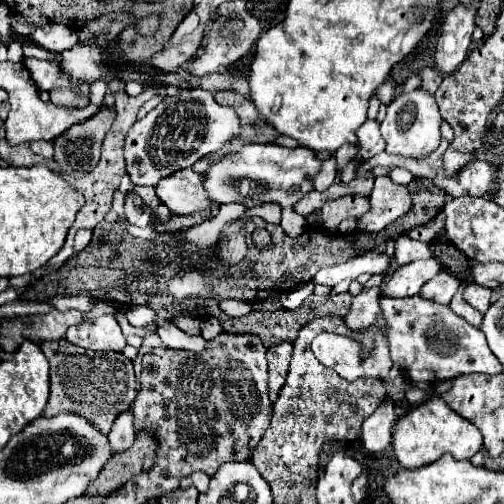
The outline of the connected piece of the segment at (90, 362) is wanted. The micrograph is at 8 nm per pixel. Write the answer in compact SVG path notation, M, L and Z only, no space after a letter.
M68 340L42 342L44 356L50 362L50 398L42 412L44 418L52 418L62 412L74 412L86 418L96 430L108 434L116 416L128 410L138 394L132 362L120 352L90 352L70 344Z

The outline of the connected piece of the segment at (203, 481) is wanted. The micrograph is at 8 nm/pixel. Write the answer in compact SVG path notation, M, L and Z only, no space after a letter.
M194 472L194 474L186 476L186 478L180 482L180 486L182 486L182 488L194 486L198 492L204 492L204 490L208 490L208 482L210 482L210 476L208 476L208 474L204 474L204 472Z

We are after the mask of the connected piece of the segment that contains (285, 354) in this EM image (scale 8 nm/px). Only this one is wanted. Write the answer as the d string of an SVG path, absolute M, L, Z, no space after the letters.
M282 342L280 346L272 346L268 350L268 396L270 402L278 398L278 392L286 380L288 364L292 356L292 344Z

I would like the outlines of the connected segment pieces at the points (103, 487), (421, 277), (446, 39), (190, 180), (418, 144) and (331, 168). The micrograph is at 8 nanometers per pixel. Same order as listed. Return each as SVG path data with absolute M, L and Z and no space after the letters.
M142 432L136 436L136 442L124 454L114 456L104 464L100 476L92 480L84 492L84 496L104 496L122 488L132 476L148 470L152 466L152 456L156 450L156 440L152 434Z
M436 258L428 260L414 260L410 264L398 266L388 280L382 282L380 286L380 296L386 298L404 298L404 296L414 296L420 292L424 282L434 278L436 272L440 272L442 266L436 262Z
M458 4L448 16L444 18L442 34L436 44L434 54L434 68L442 74L452 74L468 56L470 50L470 36L476 28L474 24L476 4L462 6Z
M192 168L180 170L160 180L156 186L156 196L174 216L194 214L196 210L210 206L210 200L206 198L202 186L202 174L196 174Z
M414 90L410 94L402 94L394 98L392 104L388 104L386 118L380 126L382 138L386 142L386 152L396 156L426 158L440 144L440 124L442 124L442 116L438 112L436 100L426 90Z
M330 158L330 160L326 160L322 164L320 172L316 174L316 178L314 178L314 190L324 192L334 182L334 178L336 178L336 160Z

